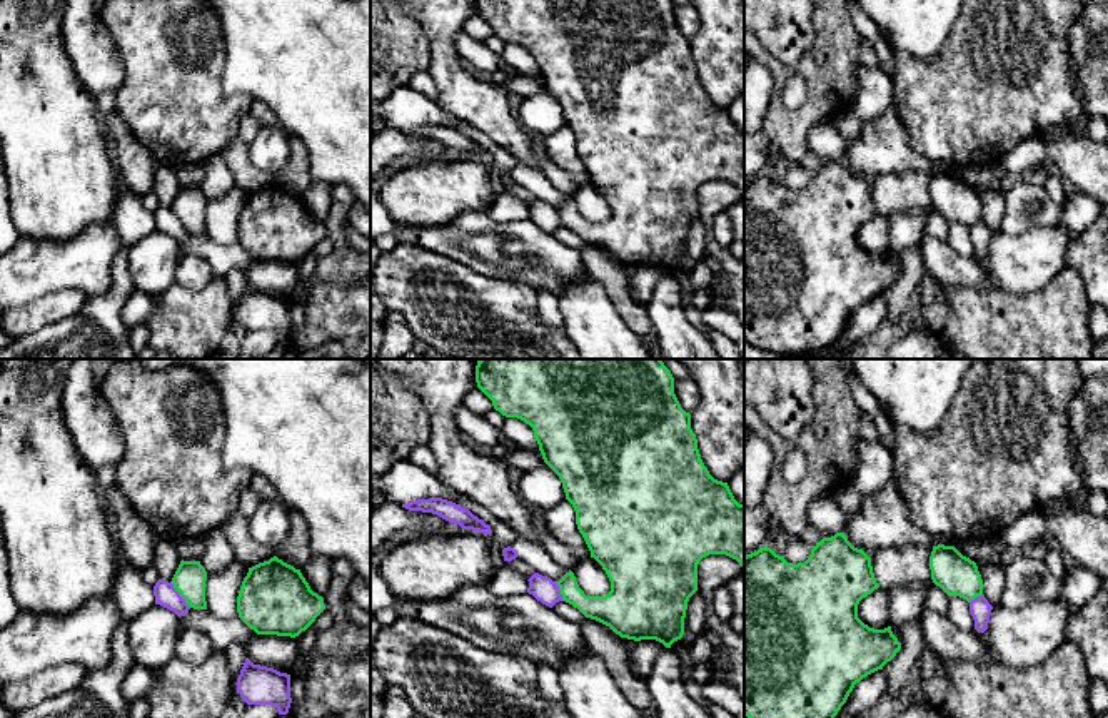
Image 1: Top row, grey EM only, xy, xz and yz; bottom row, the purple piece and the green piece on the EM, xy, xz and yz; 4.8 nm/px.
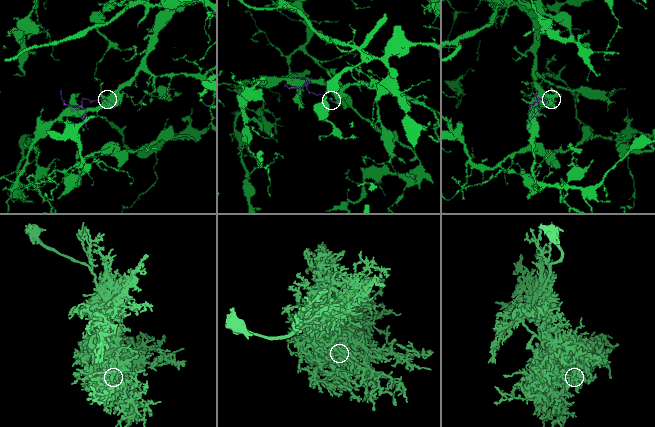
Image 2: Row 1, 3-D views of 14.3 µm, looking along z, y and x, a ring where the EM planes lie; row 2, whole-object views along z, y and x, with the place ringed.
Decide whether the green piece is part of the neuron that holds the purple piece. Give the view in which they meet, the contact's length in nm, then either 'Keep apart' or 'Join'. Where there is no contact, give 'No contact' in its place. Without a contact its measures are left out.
Touches purple in xy. Shared border 160 nm. Keep apart

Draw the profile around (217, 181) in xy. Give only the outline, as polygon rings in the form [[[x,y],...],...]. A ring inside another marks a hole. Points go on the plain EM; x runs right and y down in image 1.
[[[220,154],[209,159],[204,164],[204,170],[205,175],[199,187],[207,200],[220,199],[235,189],[234,177]]]

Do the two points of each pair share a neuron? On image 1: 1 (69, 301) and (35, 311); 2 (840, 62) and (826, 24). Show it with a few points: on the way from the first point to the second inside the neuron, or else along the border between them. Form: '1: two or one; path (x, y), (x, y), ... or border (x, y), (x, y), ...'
1: one; path (60, 304), (44, 311)
2: one; path (840, 52), (840, 42), (835, 34)

